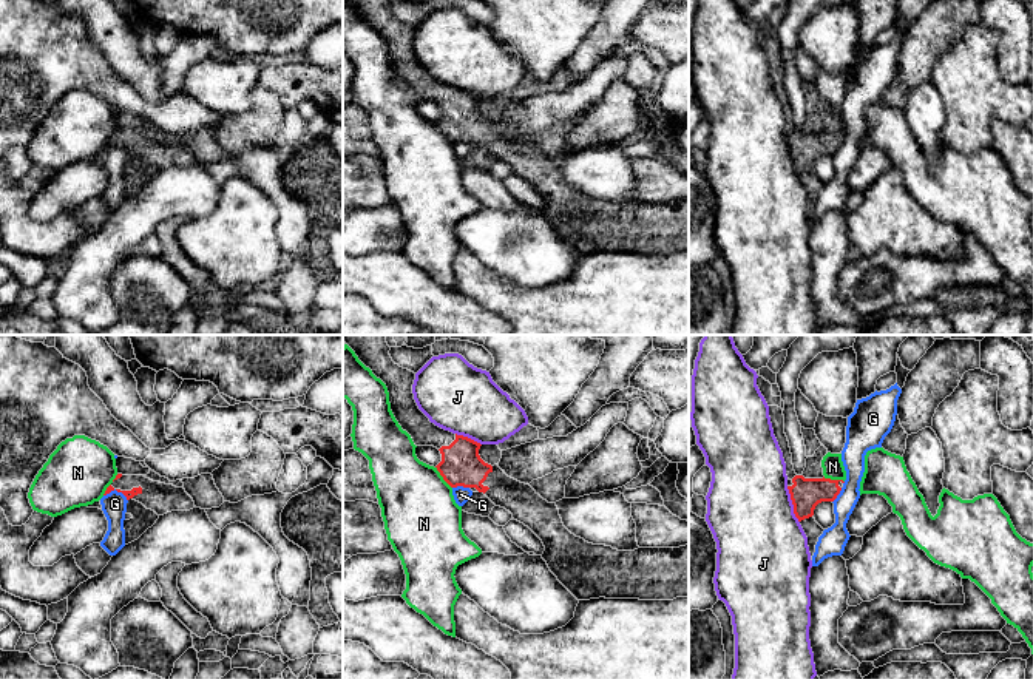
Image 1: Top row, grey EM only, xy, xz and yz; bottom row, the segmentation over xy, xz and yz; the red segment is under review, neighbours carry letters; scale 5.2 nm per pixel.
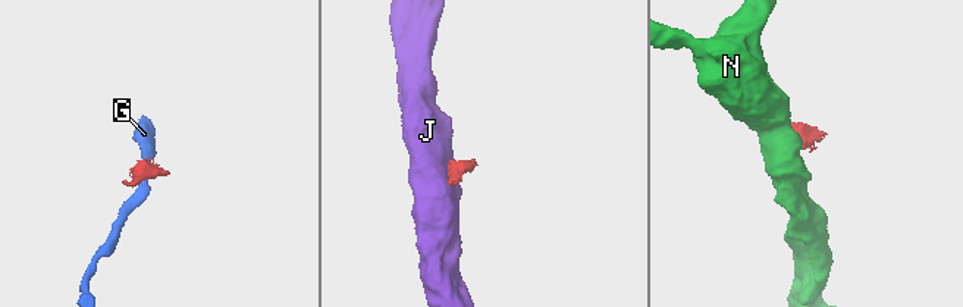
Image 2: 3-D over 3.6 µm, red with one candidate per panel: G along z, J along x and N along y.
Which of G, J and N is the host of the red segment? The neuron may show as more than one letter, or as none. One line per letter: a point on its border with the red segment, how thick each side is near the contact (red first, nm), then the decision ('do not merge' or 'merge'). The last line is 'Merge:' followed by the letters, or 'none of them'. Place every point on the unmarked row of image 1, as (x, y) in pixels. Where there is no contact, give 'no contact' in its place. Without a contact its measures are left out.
G: xy (116, 144) | 50/130 nm | do not merge
J: yz (792, 158) | 160/440 nm | do not merge
N: xz (442, 130) | 220/400 nm | do not merge
Merge: none of them

